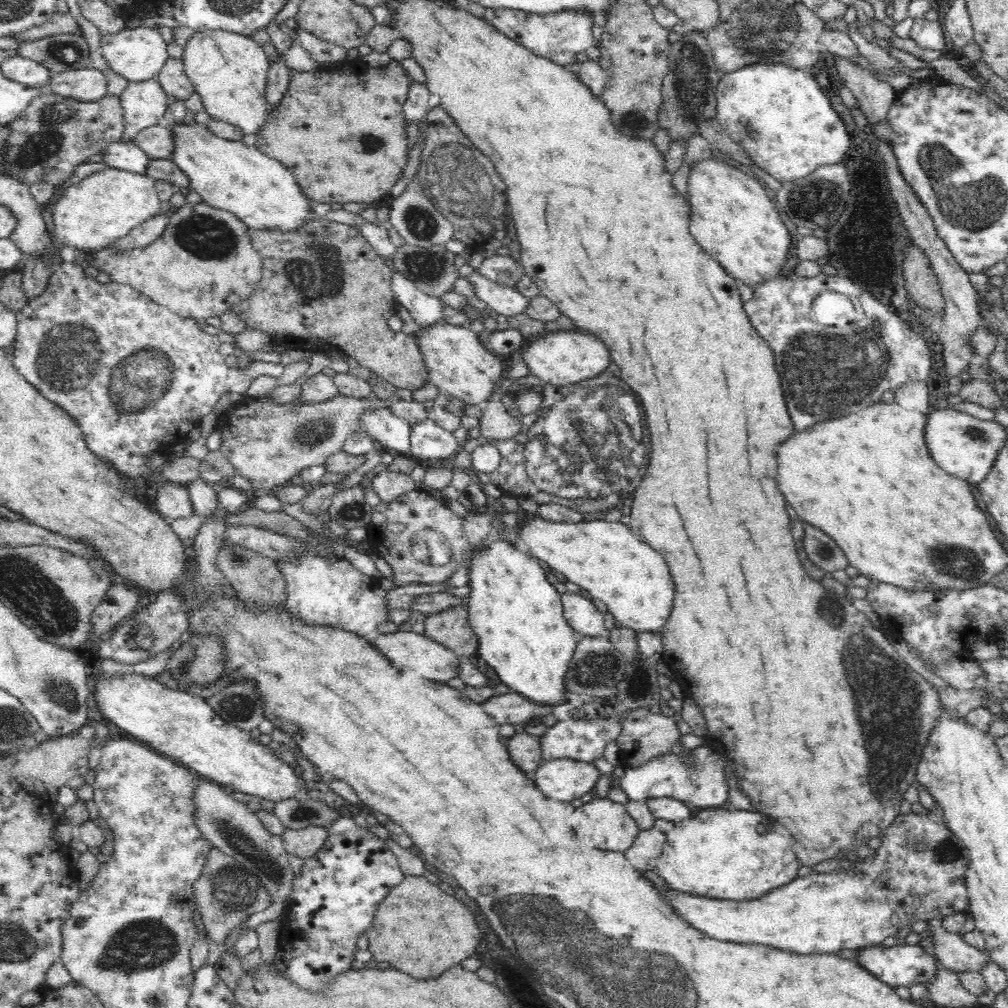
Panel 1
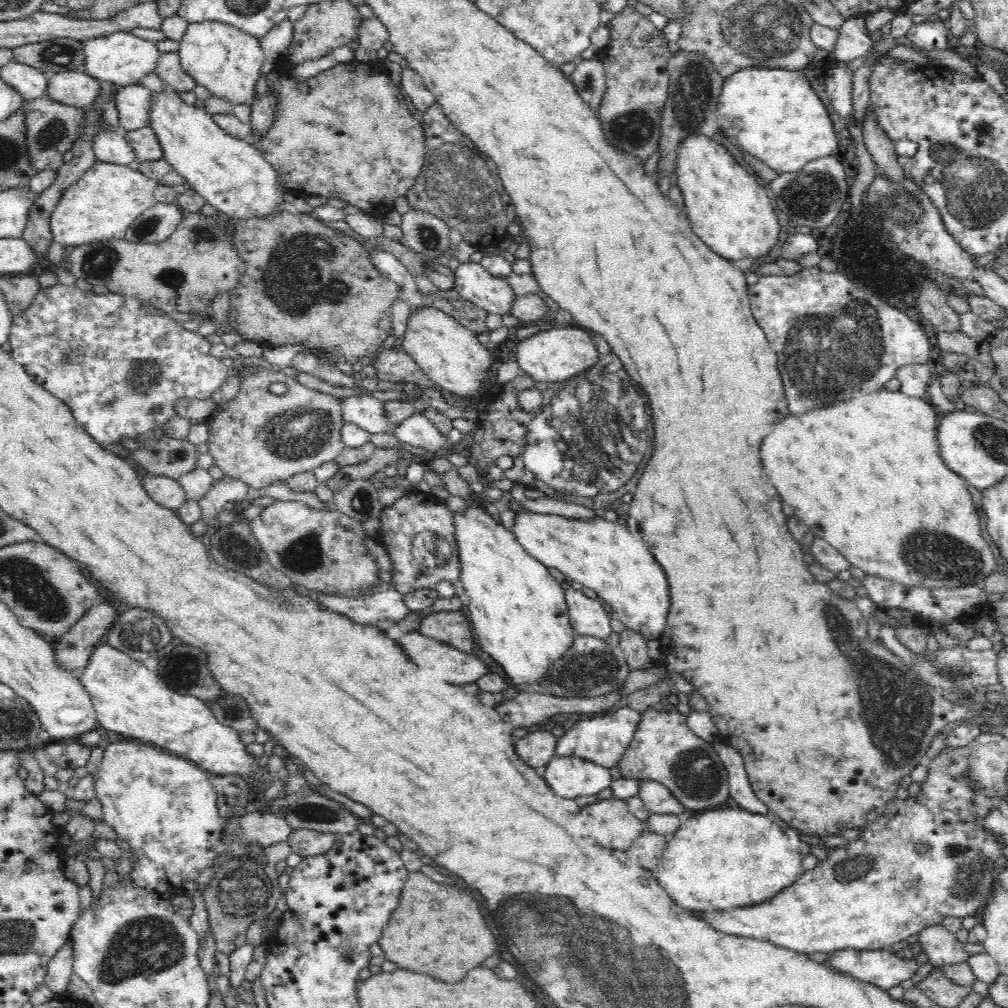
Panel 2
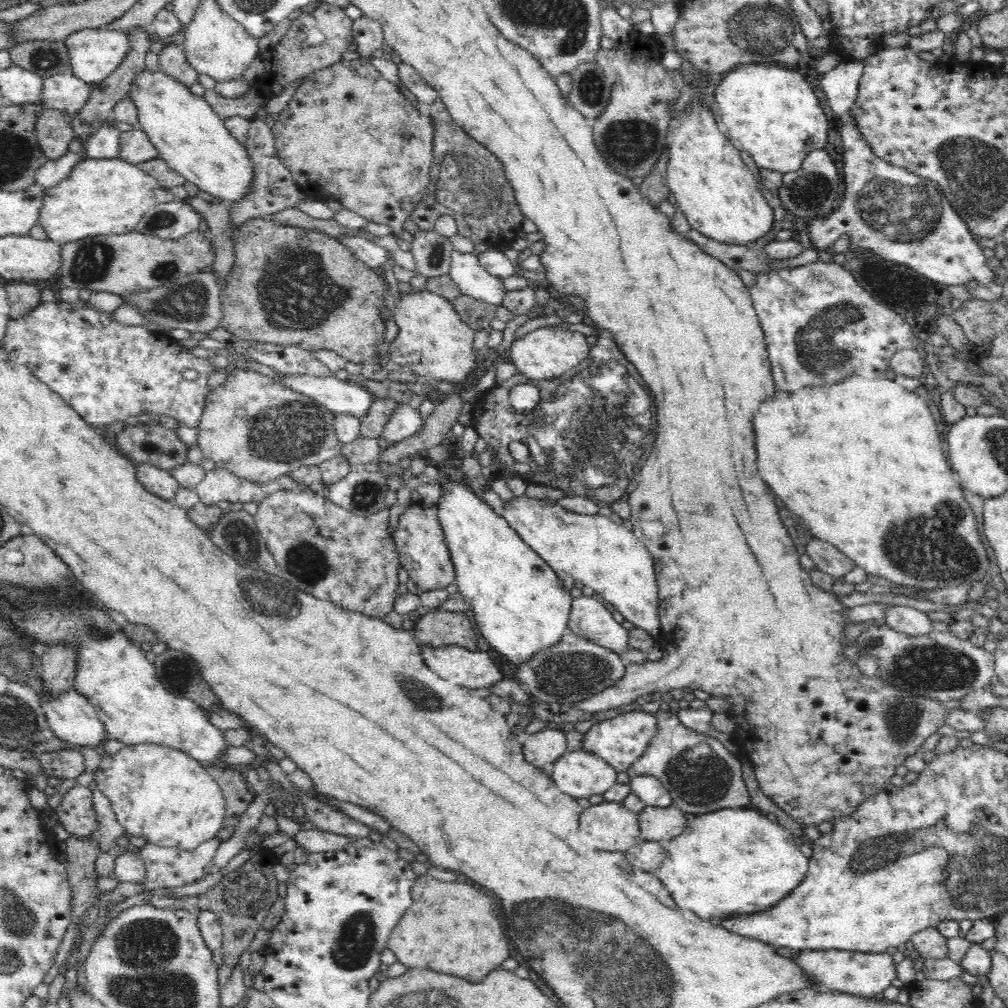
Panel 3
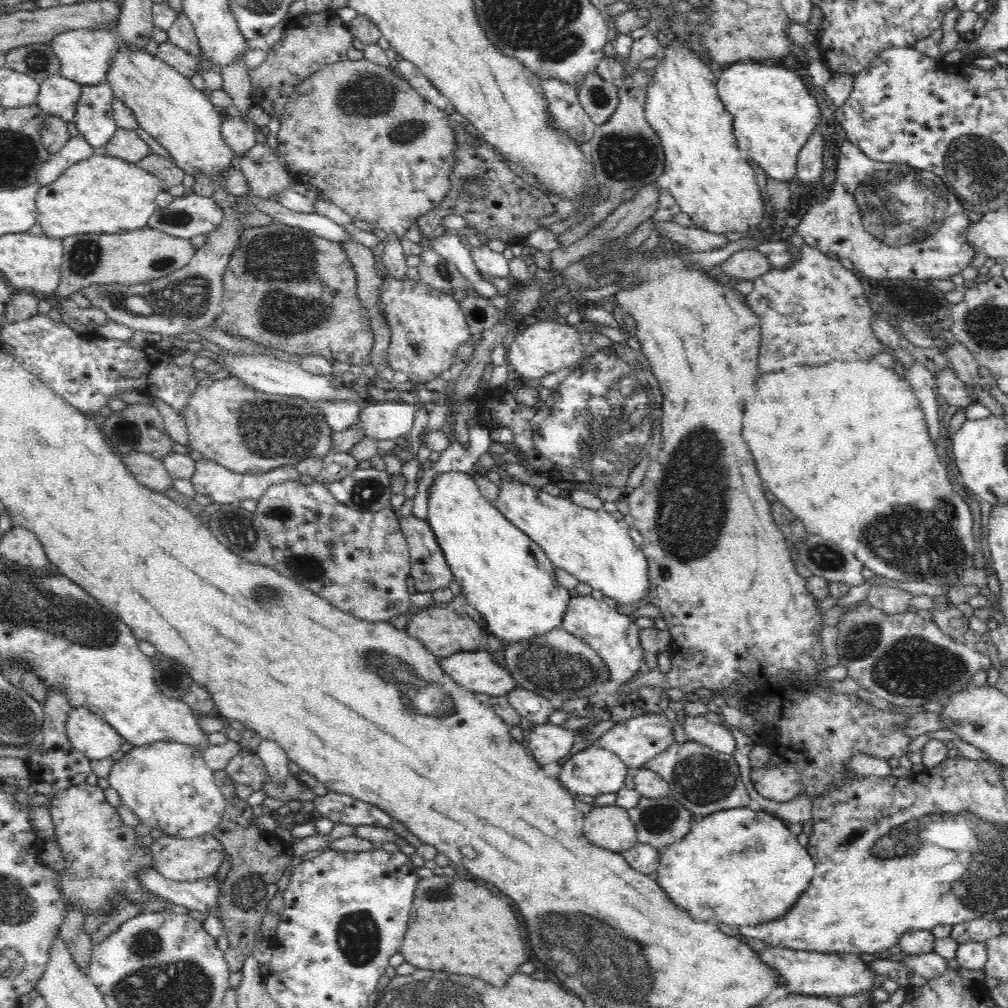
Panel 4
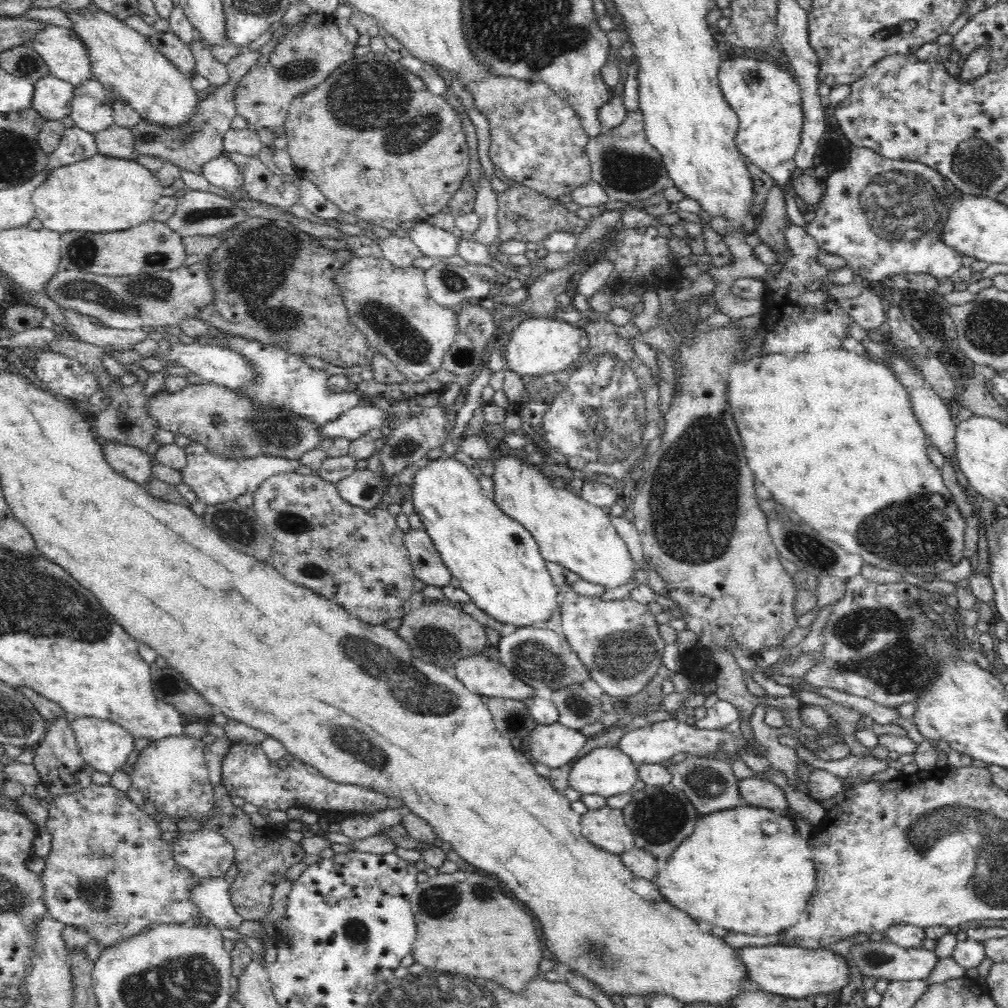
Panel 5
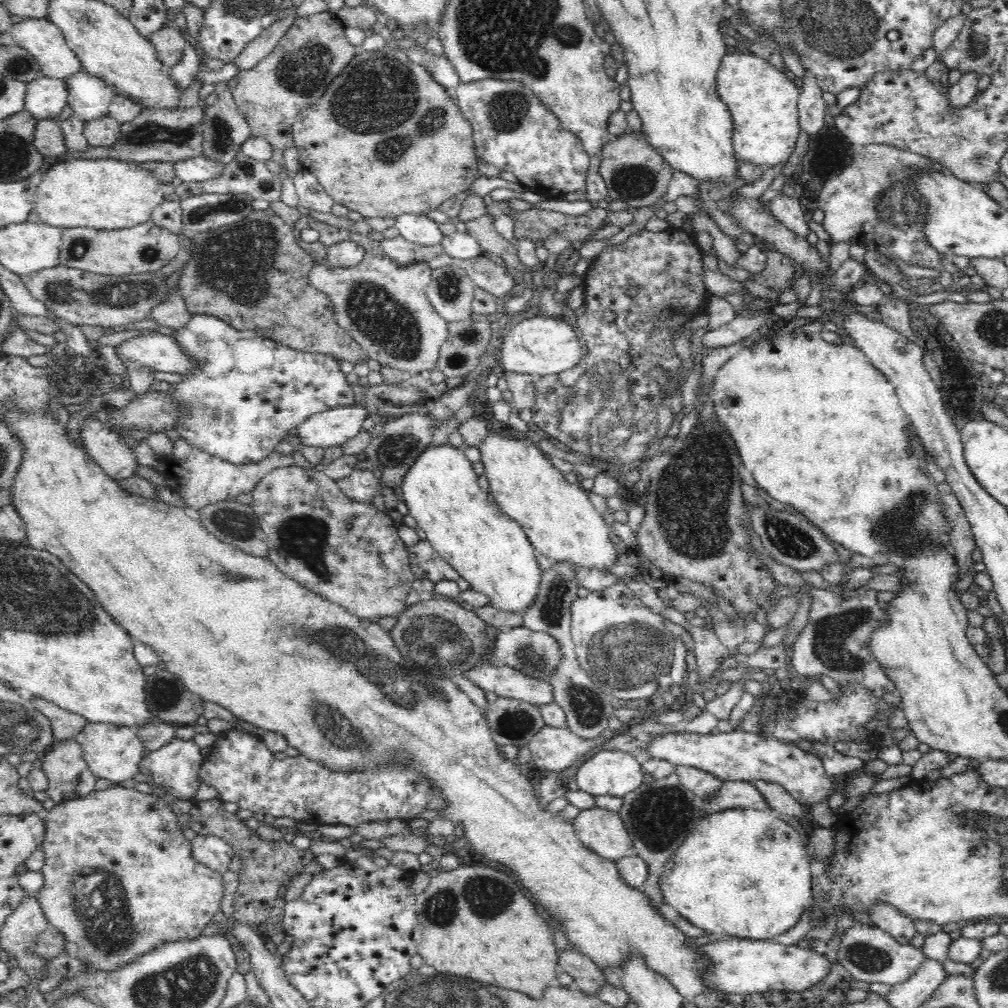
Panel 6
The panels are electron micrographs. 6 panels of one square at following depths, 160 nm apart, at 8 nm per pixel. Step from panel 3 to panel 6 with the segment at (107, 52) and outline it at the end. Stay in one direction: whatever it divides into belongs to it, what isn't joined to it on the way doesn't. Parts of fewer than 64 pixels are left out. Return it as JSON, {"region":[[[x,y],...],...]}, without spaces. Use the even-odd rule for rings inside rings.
{"region":[[[26,18],[12,24],[11,35],[18,46],[32,53],[40,70],[50,78],[64,81],[83,70],[82,61],[68,46],[64,33],[47,18]]]}

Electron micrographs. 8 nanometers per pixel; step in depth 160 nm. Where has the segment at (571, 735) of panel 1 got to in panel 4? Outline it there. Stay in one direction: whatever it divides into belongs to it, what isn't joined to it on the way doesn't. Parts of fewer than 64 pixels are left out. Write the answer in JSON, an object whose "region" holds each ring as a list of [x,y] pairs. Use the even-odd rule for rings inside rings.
{"region":[[[646,712],[629,719],[618,720],[618,723],[597,740],[596,745],[617,754],[634,772],[636,768],[640,768],[648,760],[664,752],[674,741],[672,723],[668,721],[666,715]]]}

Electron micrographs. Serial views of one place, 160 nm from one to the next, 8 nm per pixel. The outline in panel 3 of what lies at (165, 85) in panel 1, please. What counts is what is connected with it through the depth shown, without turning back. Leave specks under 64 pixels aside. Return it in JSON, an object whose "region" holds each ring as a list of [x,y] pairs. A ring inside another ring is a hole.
{"region":[[[168,44],[161,46],[161,50],[158,54],[159,70],[164,74],[175,78],[178,82],[188,87],[199,82],[199,74],[190,66],[181,45]]]}

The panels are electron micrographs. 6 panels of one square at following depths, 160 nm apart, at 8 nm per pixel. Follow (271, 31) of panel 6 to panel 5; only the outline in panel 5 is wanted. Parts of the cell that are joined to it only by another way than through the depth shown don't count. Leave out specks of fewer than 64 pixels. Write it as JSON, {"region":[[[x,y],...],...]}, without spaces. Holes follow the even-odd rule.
{"region":[[[244,48],[227,64],[229,79],[222,85],[215,88],[215,92],[202,96],[198,102],[198,109],[195,116],[184,126],[168,128],[167,126],[158,126],[148,121],[140,121],[132,128],[134,135],[134,160],[140,155],[155,156],[181,169],[194,172],[202,176],[204,164],[217,156],[222,155],[225,150],[223,145],[224,134],[230,130],[230,124],[237,116],[234,101],[234,90],[236,84],[242,80],[242,77],[250,70],[250,67],[260,58],[259,49],[249,50]]]}

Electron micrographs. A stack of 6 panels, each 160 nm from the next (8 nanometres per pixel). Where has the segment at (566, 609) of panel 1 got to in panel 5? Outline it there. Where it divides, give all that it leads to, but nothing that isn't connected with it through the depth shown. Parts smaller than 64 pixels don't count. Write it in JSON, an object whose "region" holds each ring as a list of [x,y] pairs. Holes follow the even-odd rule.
{"region":[[[567,589],[561,597],[560,613],[563,634],[580,661],[590,669],[591,681],[597,682],[610,696],[632,696],[652,682],[658,667],[663,664],[664,647],[667,645],[659,633],[660,624],[648,605],[629,597],[604,601],[601,597],[588,597]]]}

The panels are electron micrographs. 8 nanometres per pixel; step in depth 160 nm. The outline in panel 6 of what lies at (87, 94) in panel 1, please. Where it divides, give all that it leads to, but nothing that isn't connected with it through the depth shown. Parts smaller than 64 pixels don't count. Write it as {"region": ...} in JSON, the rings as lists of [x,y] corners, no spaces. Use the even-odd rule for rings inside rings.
{"region":[[[44,75],[27,83],[25,110],[40,122],[57,119],[68,104],[68,89],[63,80]]]}

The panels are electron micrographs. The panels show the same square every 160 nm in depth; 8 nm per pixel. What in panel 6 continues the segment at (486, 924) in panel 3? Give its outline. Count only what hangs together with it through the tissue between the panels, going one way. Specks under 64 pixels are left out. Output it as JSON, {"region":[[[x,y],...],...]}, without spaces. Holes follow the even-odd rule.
{"region":[[[464,865],[432,877],[425,890],[415,895],[418,925],[413,940],[417,944],[417,953],[425,964],[434,966],[437,972],[468,976],[486,984],[512,988],[532,998],[540,998],[547,986],[557,984],[556,974],[560,972],[556,946],[550,938],[554,931],[542,916],[538,916],[537,903],[526,898],[522,886],[518,886],[518,882],[512,878],[514,877],[489,867]]]}

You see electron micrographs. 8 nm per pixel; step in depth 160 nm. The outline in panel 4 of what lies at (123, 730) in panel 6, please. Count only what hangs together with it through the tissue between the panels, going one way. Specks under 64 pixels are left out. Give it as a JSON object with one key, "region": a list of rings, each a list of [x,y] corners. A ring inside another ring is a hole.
{"region":[[[72,707],[65,727],[70,744],[89,760],[109,758],[125,741],[110,724],[86,707]]]}

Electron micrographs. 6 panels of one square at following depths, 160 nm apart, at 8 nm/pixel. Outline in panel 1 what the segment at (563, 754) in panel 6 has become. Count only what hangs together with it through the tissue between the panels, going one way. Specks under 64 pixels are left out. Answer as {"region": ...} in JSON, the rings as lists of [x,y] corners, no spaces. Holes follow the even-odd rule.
{"region":[[[525,731],[515,733],[505,740],[512,762],[530,779],[534,778],[536,768],[543,762],[539,737]]]}

